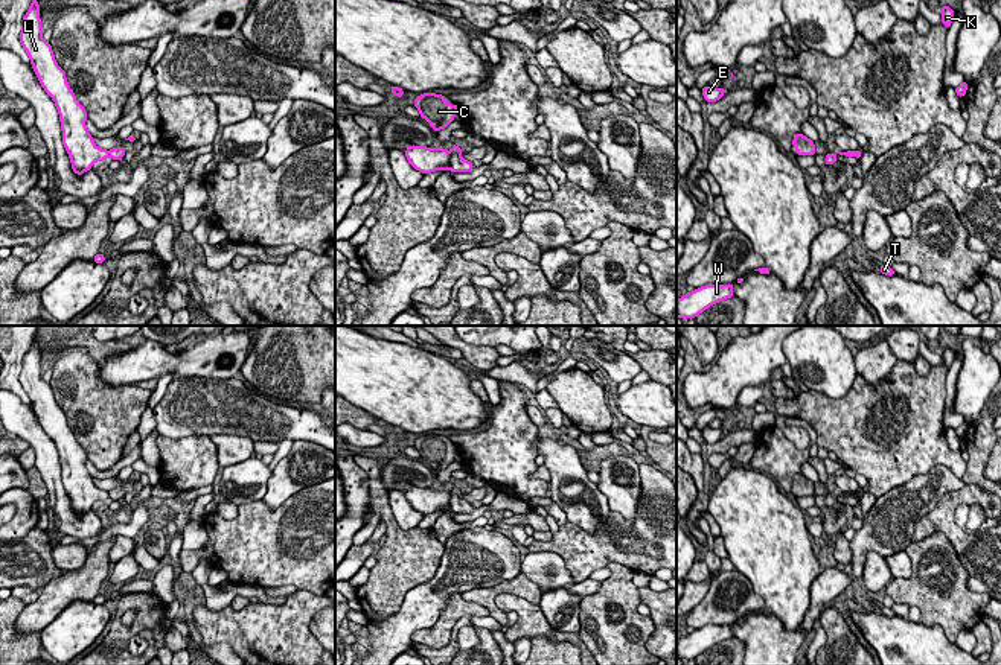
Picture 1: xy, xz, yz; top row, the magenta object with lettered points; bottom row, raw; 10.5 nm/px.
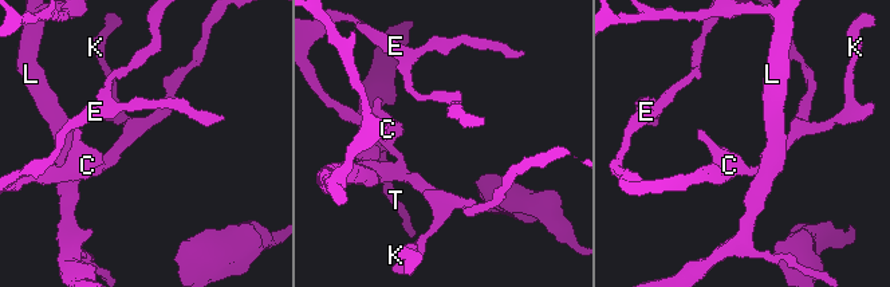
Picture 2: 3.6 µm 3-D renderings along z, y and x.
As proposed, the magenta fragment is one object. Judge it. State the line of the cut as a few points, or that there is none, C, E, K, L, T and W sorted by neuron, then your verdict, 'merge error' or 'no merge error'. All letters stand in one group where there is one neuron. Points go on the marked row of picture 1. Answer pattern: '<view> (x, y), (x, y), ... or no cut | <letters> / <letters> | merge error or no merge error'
xz (451, 155), (450, 169) | C E K / L T W | merge error

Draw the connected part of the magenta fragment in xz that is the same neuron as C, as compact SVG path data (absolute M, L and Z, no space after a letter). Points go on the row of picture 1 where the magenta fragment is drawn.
M424 93L414 99L413 103L421 117L425 119L434 131L445 129L457 114L457 105L448 105L442 94Z

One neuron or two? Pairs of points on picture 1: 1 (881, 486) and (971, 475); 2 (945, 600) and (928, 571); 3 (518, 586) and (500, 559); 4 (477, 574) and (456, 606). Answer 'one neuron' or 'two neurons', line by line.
1: two neurons
2: one neuron
3: two neurons
4: two neurons

